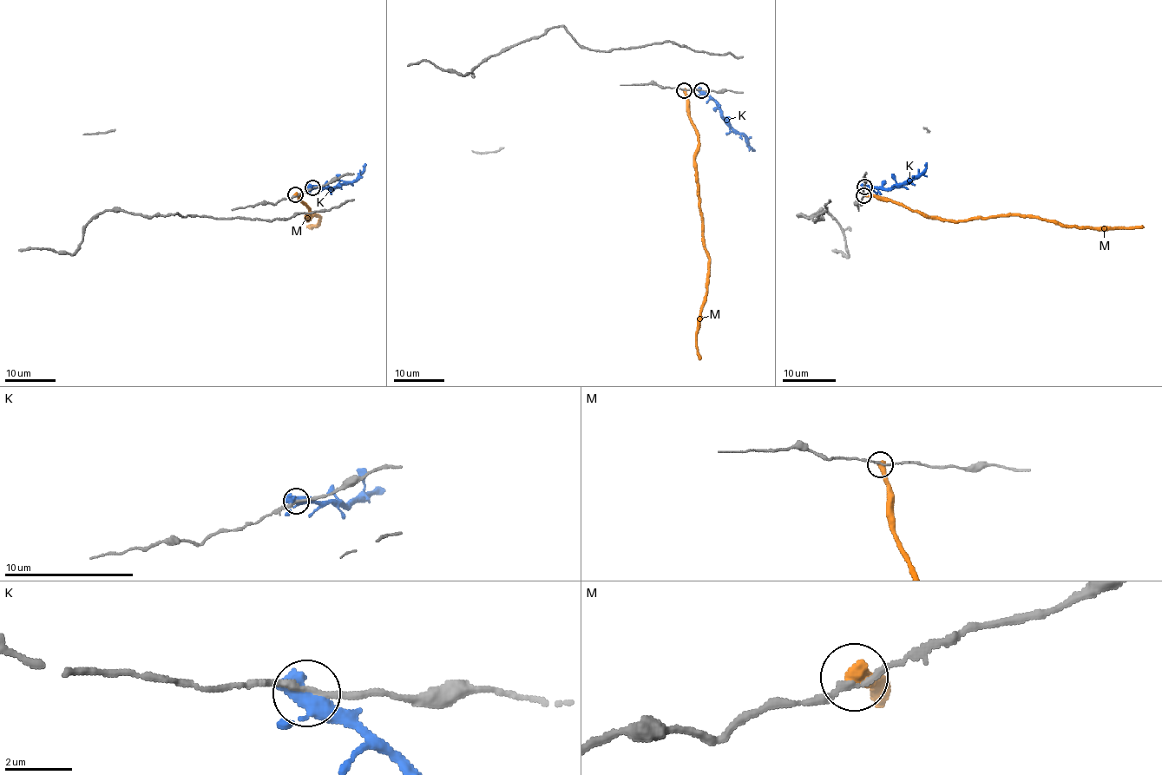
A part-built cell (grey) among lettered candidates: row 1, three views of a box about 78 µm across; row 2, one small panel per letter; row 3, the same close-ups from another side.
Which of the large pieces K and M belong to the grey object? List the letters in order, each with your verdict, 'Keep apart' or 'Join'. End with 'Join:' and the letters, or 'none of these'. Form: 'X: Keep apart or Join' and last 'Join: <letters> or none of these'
K: Keep apart
M: Keep apart
Join: none of these

